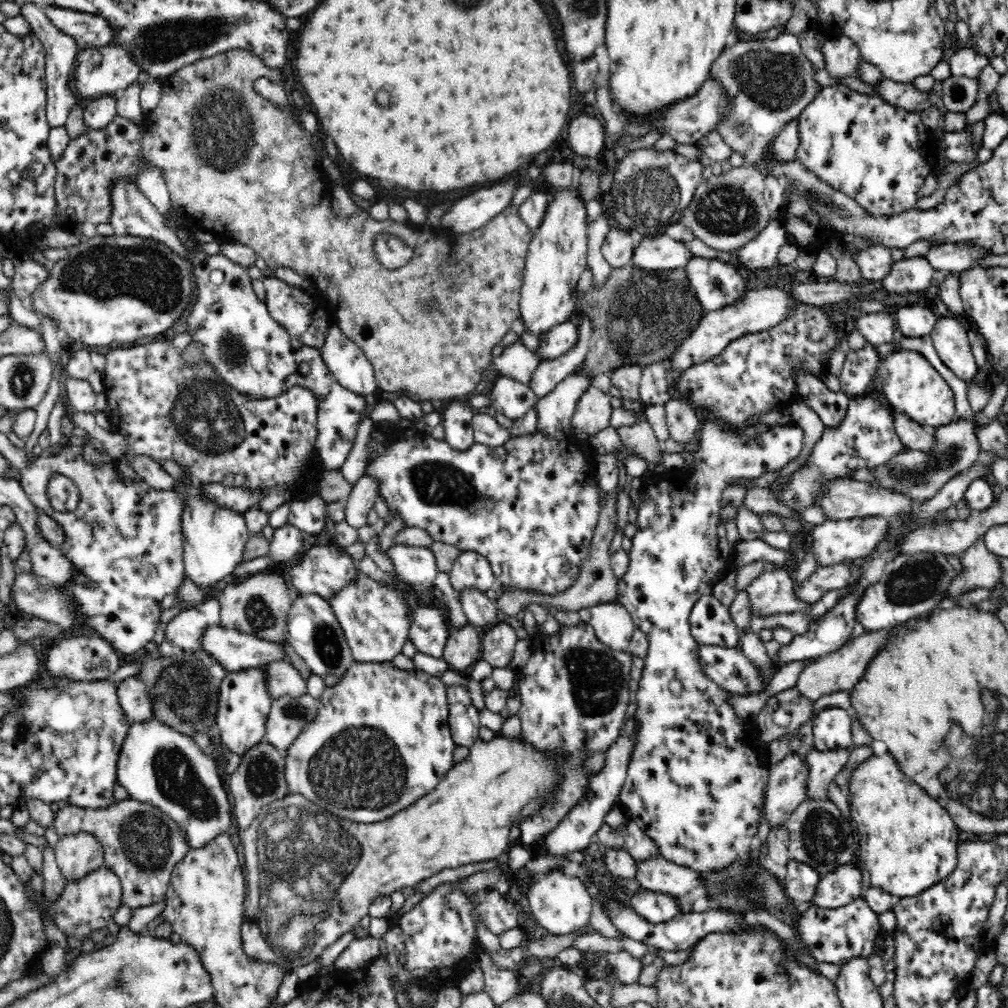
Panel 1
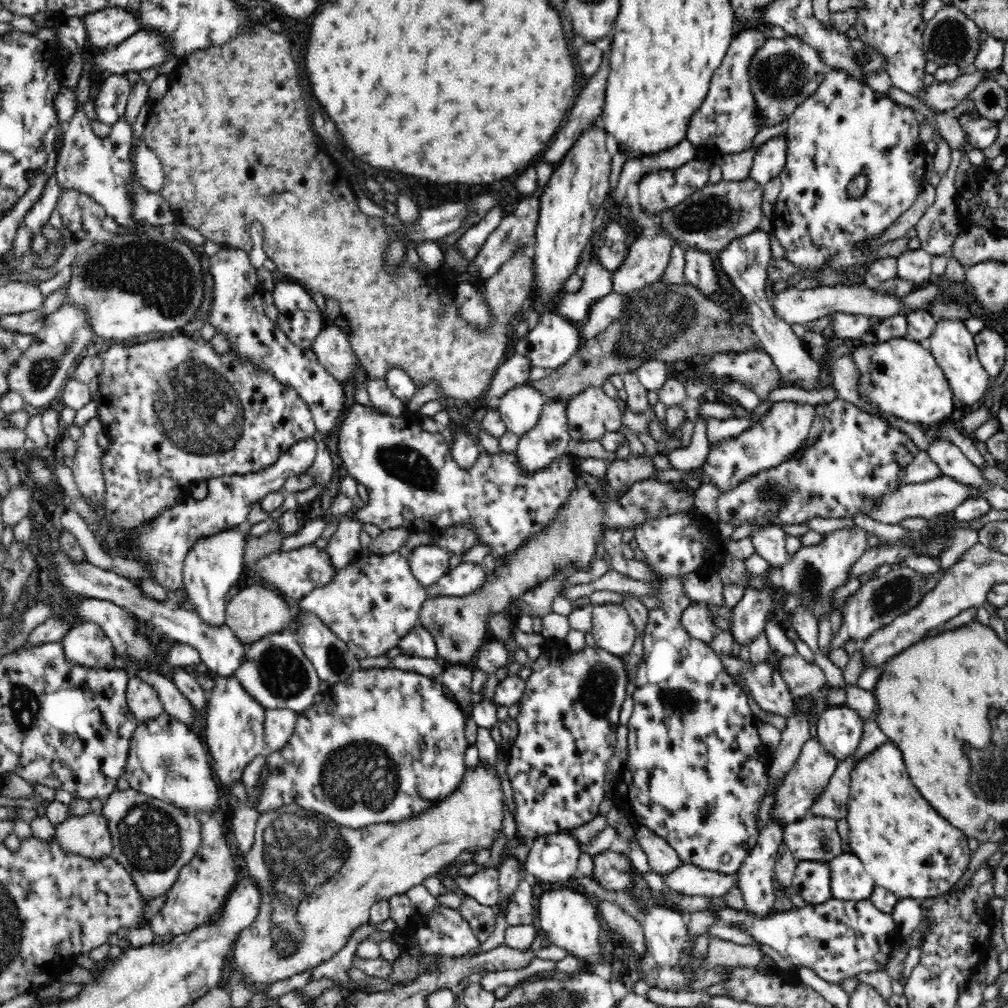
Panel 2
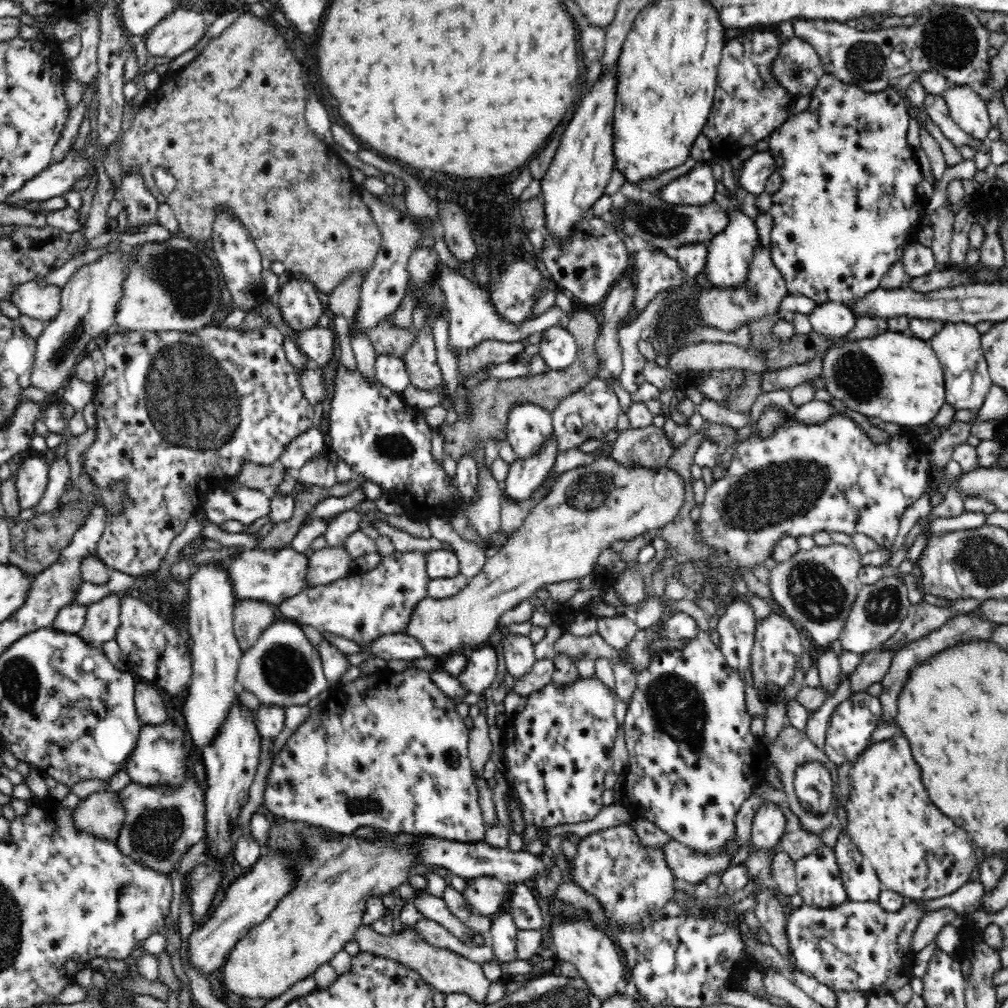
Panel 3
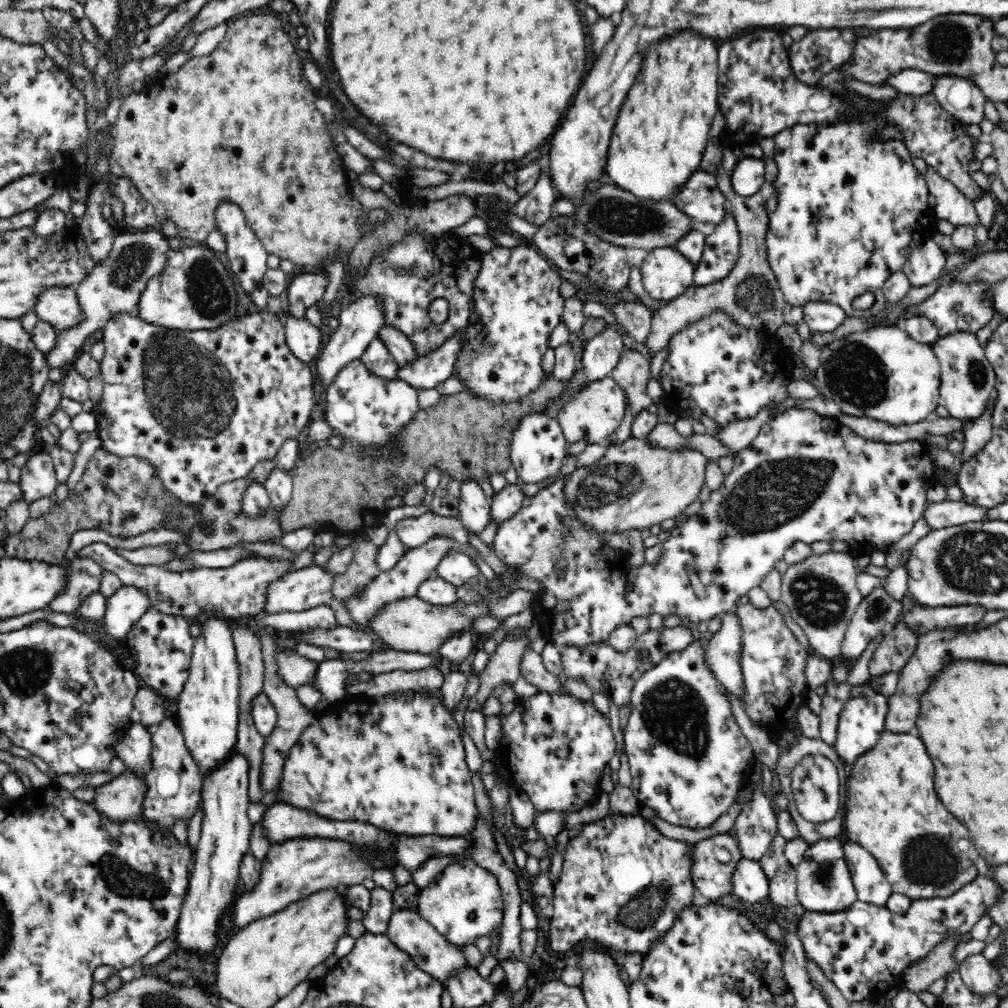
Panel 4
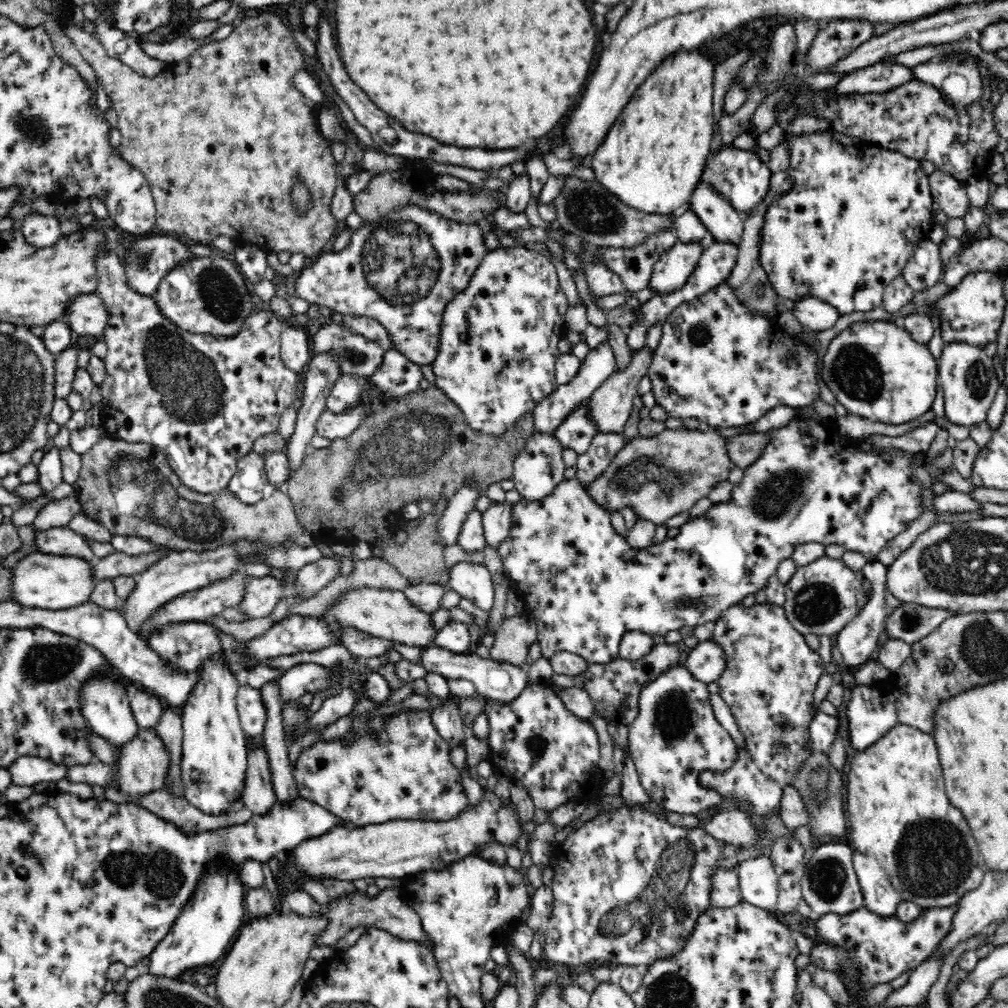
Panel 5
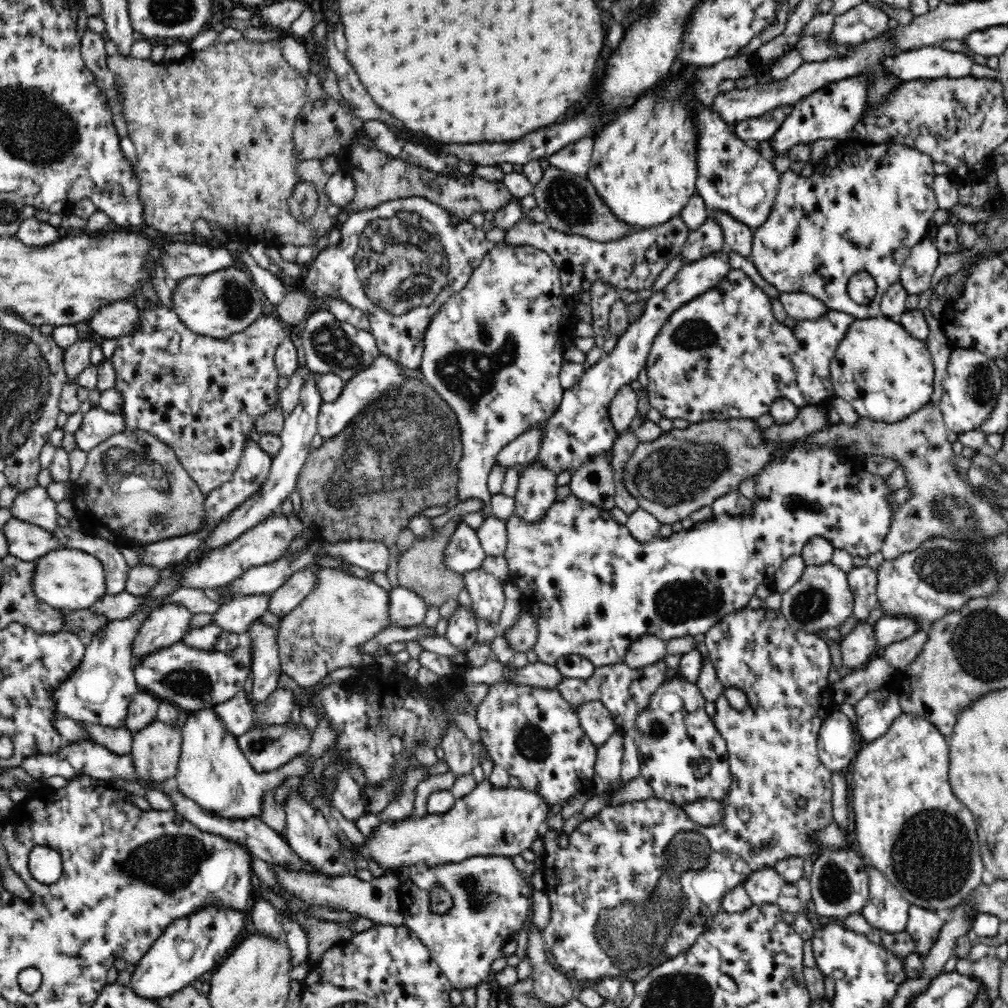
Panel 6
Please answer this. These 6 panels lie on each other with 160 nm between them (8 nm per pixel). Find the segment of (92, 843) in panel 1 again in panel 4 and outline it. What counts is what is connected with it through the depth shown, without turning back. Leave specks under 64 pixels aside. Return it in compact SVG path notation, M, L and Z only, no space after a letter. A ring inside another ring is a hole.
M127 766L118 776L113 777L108 784L95 790L96 796L92 804L97 806L98 811L102 811L108 817L118 819L118 821L123 821L132 815L139 815L142 813L149 792L149 784L146 783L147 774L148 771L144 774L144 771L136 771L136 769Z

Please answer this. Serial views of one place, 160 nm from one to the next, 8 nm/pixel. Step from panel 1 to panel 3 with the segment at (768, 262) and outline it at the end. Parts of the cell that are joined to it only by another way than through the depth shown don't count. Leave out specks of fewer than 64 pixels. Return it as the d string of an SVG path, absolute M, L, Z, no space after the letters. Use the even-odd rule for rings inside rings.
M737 206L730 208L726 212L726 217L728 217L728 224L724 230L712 236L712 240L707 242L707 261L700 279L707 280L712 286L717 287L735 287L746 282L747 270L759 244L755 221L748 218L740 208Z

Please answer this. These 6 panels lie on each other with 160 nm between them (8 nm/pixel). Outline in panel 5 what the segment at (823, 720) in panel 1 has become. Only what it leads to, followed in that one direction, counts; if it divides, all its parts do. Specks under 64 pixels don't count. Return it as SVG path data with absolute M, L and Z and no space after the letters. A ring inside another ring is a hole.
M860 686L852 689L847 715L851 746L863 751L882 739L896 724L896 694L888 695L878 688Z

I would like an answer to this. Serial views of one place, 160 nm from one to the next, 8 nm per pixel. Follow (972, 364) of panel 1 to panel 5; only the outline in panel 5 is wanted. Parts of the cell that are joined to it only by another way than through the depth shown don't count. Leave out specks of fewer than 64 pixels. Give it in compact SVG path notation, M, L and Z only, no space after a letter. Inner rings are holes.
M962 342L946 343L940 358L940 382L944 391L944 414L952 424L966 426L978 426L985 422L988 409L998 390L998 374L994 360L983 349Z

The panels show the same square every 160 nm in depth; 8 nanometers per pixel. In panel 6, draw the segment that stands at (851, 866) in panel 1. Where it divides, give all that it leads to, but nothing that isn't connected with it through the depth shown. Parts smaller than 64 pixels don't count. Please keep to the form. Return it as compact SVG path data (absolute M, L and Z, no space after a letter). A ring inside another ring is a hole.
M866 866L870 877L870 896L859 912L868 924L886 934L906 931L911 904L898 889L878 870Z

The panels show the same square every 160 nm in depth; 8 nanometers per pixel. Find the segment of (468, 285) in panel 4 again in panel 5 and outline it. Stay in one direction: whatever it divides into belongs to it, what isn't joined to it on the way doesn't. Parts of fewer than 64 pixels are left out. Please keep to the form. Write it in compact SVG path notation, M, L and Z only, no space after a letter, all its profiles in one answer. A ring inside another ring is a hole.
M418 204L390 210L382 216L381 224L365 221L357 230L352 229L346 248L315 257L310 266L298 272L294 284L295 296L304 298L310 304L320 305L334 317L352 314L376 320L386 329L391 346L407 360L420 367L430 365L437 351L439 327L446 303L468 286L476 267L490 251L485 246L484 232L478 225L449 220Z

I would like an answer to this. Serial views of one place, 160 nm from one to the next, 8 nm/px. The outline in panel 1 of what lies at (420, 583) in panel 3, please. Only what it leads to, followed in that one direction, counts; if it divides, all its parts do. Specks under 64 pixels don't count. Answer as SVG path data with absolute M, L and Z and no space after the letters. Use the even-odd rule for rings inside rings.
M358 568L353 581L340 587L325 601L342 627L355 663L392 661L402 653L402 646L409 637L413 610L404 590L398 588L393 581L378 582Z

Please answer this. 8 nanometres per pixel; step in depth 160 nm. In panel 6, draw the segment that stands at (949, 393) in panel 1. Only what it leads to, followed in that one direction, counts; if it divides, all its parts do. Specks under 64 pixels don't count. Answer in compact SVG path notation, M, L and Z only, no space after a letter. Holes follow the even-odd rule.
M858 319L846 333L830 362L835 396L848 401L861 418L895 423L931 400L935 366L925 341L906 332L897 319Z

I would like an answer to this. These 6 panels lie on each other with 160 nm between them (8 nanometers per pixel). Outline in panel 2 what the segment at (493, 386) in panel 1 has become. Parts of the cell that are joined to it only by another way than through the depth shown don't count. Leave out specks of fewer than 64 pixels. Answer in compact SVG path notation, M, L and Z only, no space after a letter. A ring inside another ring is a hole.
M527 383L515 386L500 396L497 411L514 436L522 438L530 432L542 414L545 406L542 393L530 388Z

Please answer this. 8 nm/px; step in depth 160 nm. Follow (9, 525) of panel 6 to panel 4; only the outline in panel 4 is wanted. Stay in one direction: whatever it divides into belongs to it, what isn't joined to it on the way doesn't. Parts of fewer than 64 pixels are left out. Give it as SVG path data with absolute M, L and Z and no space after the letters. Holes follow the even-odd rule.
M92 542L92 544L84 546L84 548L80 548L80 550L76 552L76 558L91 558L94 562L104 567L104 570L118 574L118 577L122 579L122 583L125 585L136 585L136 587L148 589L153 607L166 616L188 616L188 618L199 619L204 619L208 616L216 616L222 619L240 618L240 616L250 616L250 614L257 616L263 609L265 592L269 584L273 580L290 572L290 566L292 566L292 561L288 559L268 559L263 556L254 556L254 558L242 560L242 562L230 566L230 568L200 568L196 570L173 572L162 566L134 565L121 555L118 555L115 549L104 542Z

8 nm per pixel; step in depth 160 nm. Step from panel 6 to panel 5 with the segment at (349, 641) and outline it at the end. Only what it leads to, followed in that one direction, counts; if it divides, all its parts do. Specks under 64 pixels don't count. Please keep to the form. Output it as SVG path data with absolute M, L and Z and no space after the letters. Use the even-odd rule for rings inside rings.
M352 587L340 593L330 604L326 606L316 617L319 622L325 624L329 630L329 636L342 643L342 636L346 628L353 628L372 636L388 638L397 643L408 646L421 646L425 648L435 639L438 630L434 630L429 623L429 614L416 610L402 594L402 591L388 590L378 587Z

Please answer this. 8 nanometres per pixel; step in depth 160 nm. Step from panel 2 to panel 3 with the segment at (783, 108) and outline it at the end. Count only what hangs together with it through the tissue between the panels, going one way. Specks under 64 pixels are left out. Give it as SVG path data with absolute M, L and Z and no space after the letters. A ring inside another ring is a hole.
M790 38L781 44L772 73L790 91L790 96L802 97L812 93L825 73L820 60L810 41Z

